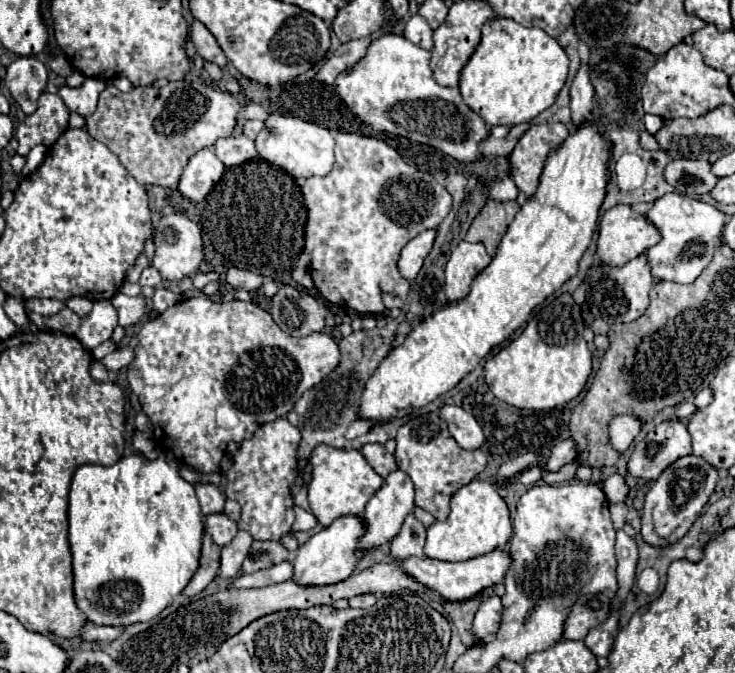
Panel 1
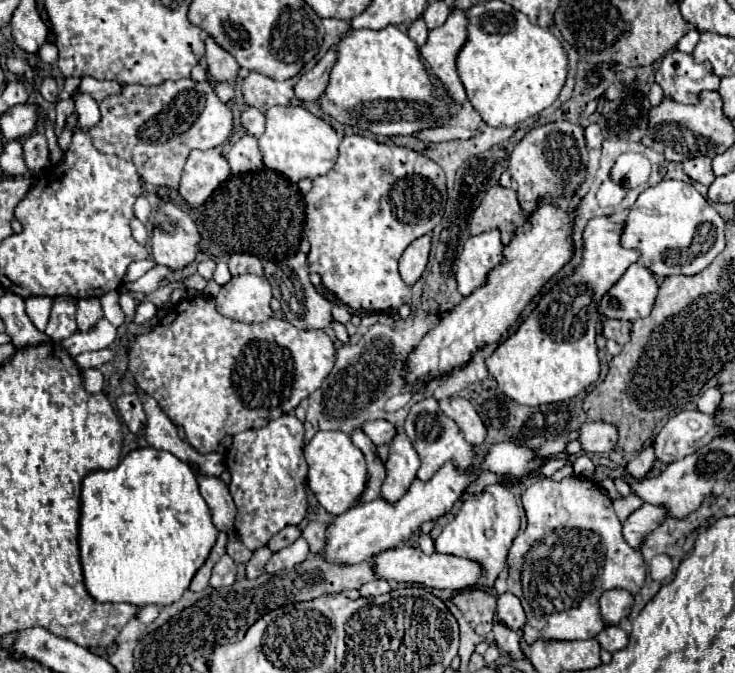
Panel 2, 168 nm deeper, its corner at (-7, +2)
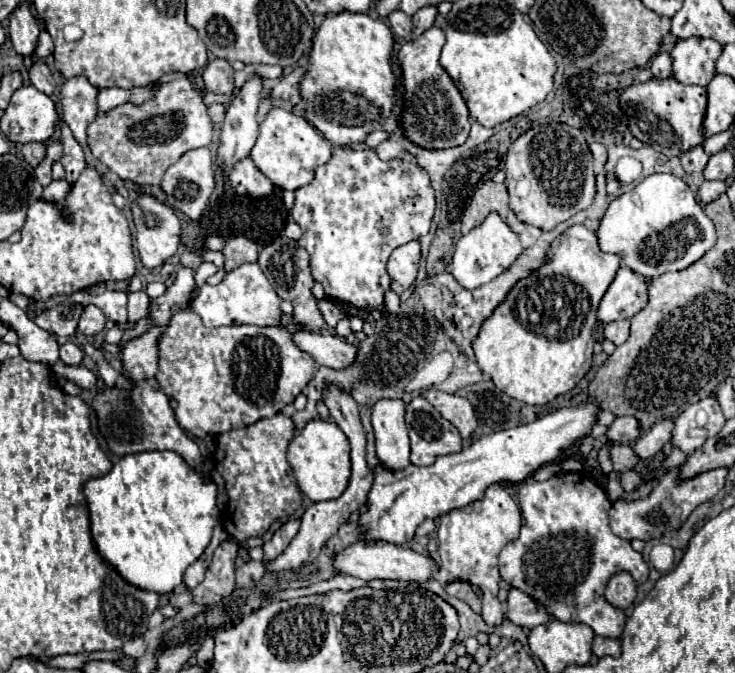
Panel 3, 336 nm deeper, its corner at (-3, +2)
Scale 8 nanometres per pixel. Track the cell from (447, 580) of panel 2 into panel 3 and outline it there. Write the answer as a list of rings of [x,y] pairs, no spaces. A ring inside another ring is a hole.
[[[358,541],[354,545],[350,545],[348,549],[340,551],[334,559],[334,567],[346,575],[370,581],[370,579],[394,579],[394,581],[416,581],[416,583],[426,583],[430,581],[436,573],[438,567],[434,563],[432,557],[428,555],[420,555],[416,551],[412,551],[410,547],[398,547],[398,545],[390,545],[384,541]]]

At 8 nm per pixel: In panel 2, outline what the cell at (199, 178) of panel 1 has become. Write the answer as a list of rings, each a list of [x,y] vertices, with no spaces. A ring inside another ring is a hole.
[[[218,149],[192,151],[188,155],[178,193],[194,209],[202,207],[214,189],[230,175],[228,161]]]

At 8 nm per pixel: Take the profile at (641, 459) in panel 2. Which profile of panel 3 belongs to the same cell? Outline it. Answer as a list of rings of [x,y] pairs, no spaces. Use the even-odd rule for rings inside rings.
[[[660,421],[656,423],[646,435],[642,435],[636,445],[634,445],[634,453],[640,457],[640,459],[650,459],[654,457],[668,441],[670,441],[670,433],[672,433],[672,427],[674,423],[672,421]]]

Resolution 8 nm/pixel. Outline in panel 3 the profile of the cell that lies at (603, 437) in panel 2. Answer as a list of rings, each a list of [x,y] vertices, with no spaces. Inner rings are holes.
[[[616,417],[606,431],[608,441],[622,443],[622,445],[638,439],[638,435],[640,435],[640,427],[634,417]]]

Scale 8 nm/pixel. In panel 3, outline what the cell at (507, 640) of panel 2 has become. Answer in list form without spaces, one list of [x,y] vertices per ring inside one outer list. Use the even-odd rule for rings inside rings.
[[[495,483],[486,489],[484,499],[470,503],[464,509],[454,509],[440,517],[438,525],[438,553],[440,568],[434,578],[446,586],[460,580],[476,585],[482,591],[482,619],[490,627],[498,627],[504,621],[502,603],[498,601],[498,555],[500,549],[518,537],[522,525],[520,507],[508,495],[504,485]]]

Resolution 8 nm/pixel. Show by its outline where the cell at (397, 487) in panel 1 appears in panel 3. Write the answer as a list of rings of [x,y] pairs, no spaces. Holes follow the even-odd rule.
[[[382,399],[372,407],[372,427],[376,435],[376,455],[390,471],[410,465],[410,441],[404,425],[404,403]]]

